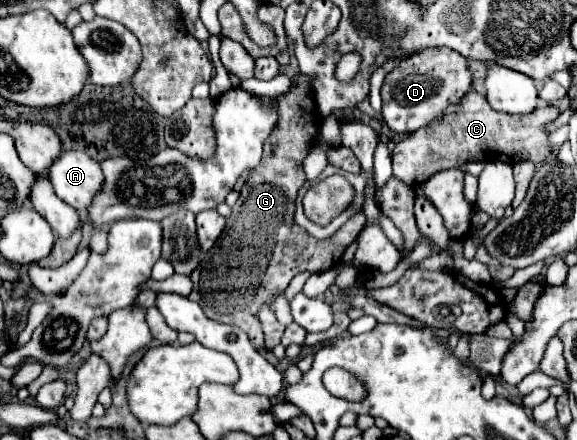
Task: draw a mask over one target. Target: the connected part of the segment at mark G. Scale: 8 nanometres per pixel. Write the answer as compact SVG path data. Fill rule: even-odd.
M302 74L294 80L290 92L278 98L278 122L264 144L262 160L248 174L224 232L190 274L194 288L188 298L198 302L208 318L240 326L258 350L266 348L258 318L260 306L272 306L296 274L304 270L322 272L338 264L344 248L358 238L366 222L364 212L356 212L330 240L320 242L304 234L292 220L298 188L306 180L302 160L312 150L320 128L320 116L314 110L316 102L310 90L310 78Z

